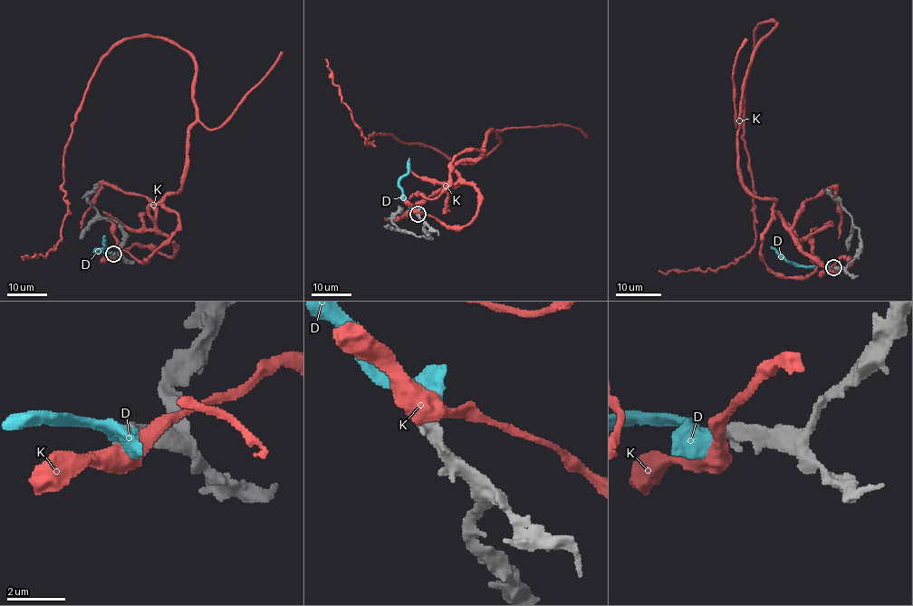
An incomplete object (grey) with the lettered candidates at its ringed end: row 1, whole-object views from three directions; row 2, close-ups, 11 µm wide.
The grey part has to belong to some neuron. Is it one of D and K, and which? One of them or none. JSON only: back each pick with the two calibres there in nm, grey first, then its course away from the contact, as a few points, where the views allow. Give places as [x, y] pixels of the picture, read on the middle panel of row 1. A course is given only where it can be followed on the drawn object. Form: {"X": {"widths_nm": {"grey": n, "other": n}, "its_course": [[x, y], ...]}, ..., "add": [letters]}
{"D": {"widths_nm": {"grey": 500, "other": 650}, "its_course": [[418, 213], [405, 198], [399, 186], [399, 180], [408, 173], [409, 158]]}, "add": ["D"]}

